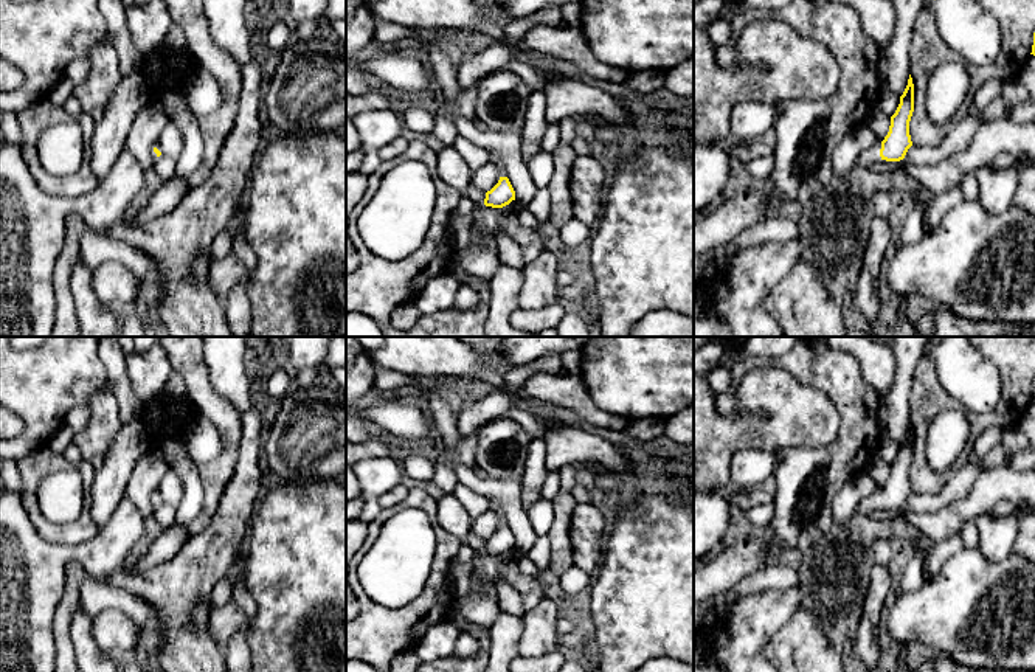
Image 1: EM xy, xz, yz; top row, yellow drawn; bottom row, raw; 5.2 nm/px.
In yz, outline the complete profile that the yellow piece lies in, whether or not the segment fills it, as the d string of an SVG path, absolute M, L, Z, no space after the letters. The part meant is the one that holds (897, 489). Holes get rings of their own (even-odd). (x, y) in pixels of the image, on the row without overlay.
M909 422L908 433L900 444L900 452L891 464L889 480L884 487L866 498L861 498L855 507L855 514L869 517L875 509L900 509L912 494L909 483L909 469L914 459L914 431Z

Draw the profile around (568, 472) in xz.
M568 464L559 469L559 473L560 473L560 490L571 492L576 483L576 466Z

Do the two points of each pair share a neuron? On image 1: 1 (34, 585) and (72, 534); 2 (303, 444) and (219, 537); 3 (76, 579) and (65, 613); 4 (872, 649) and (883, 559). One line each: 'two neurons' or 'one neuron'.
1: two neurons
2: two neurons
3: one neuron
4: two neurons

